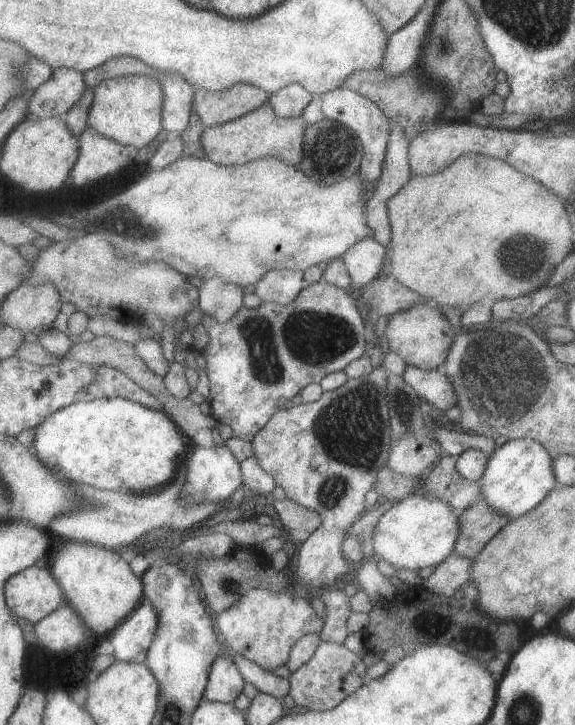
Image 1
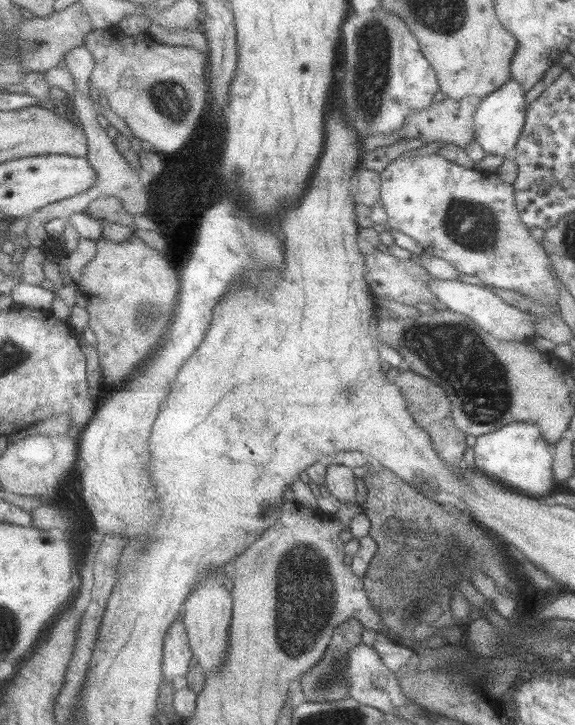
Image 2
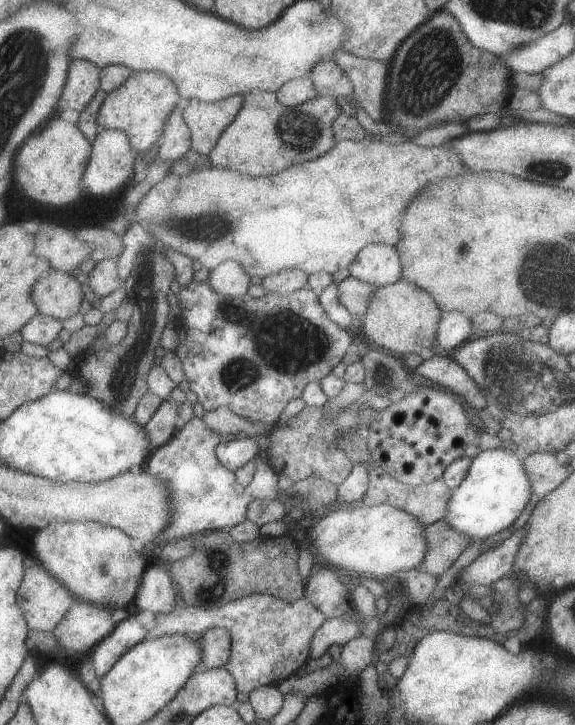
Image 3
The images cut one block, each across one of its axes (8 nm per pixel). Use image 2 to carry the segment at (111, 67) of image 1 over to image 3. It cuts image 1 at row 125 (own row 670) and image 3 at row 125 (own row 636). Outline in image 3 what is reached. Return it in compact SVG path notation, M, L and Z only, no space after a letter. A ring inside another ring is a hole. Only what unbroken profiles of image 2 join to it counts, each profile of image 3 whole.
M177 108L171 115L160 147L160 159L175 163L193 148L193 130L185 117L185 110Z

